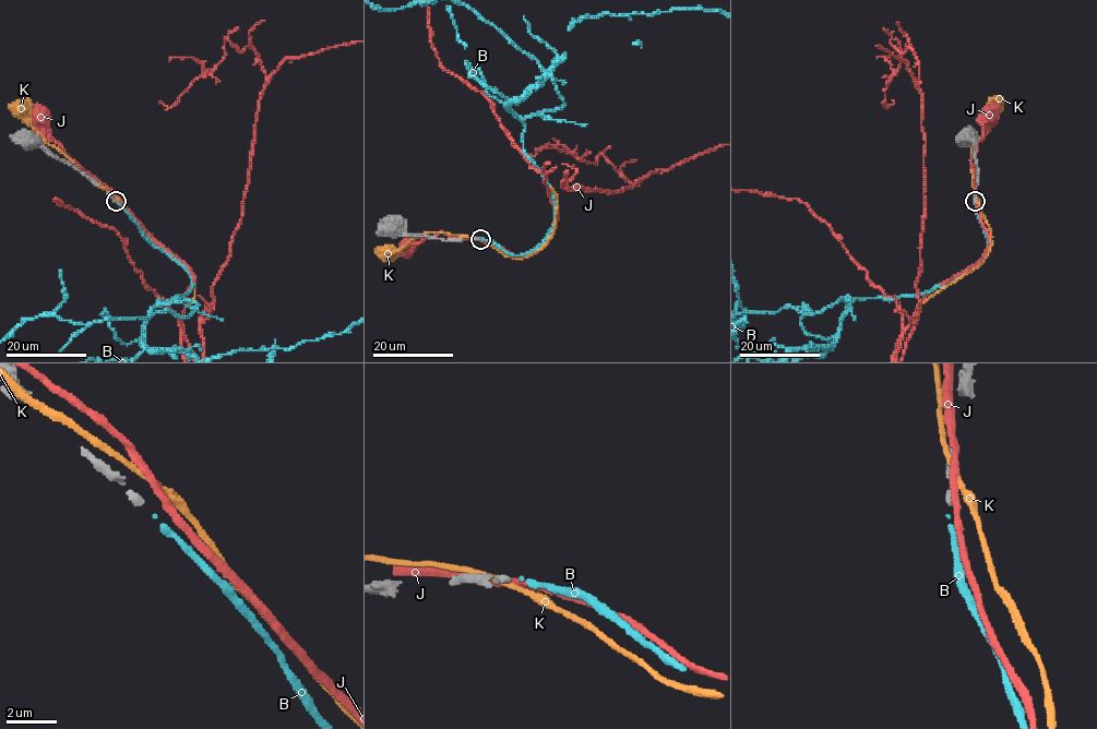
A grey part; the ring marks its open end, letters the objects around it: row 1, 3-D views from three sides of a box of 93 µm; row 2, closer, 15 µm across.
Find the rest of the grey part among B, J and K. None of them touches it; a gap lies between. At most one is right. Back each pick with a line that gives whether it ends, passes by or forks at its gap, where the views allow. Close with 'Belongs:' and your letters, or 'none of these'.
B: it ends
Belongs: B

